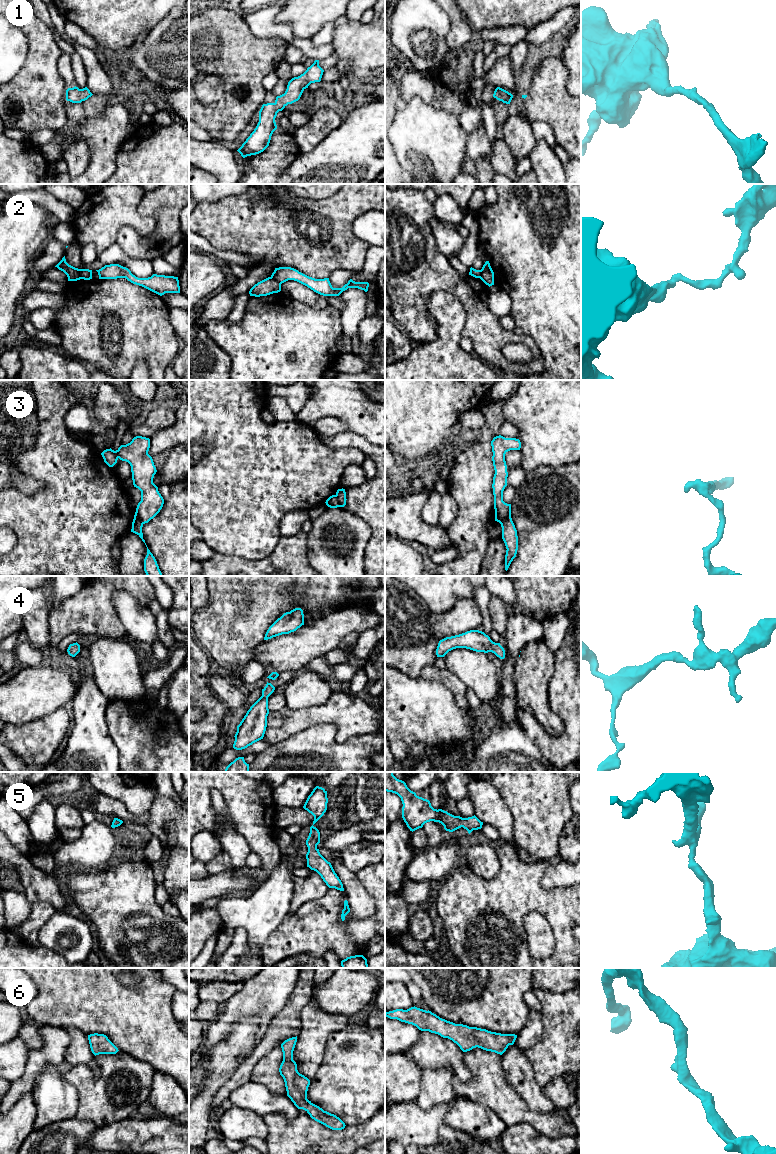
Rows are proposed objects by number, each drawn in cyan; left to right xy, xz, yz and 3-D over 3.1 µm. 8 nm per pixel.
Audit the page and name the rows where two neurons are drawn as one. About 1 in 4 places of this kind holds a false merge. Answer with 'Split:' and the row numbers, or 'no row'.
Split: 2, 3

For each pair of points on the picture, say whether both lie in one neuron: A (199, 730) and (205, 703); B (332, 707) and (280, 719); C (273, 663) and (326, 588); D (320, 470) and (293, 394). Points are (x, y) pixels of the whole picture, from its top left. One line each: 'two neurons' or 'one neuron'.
A: one neuron
B: one neuron
C: two neurons
D: two neurons

